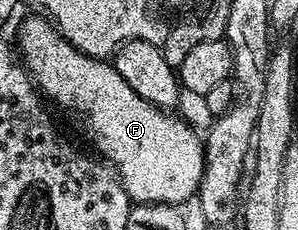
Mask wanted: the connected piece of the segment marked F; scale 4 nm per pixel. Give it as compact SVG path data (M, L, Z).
M30 17L34 18L23 20L16 41L22 65L51 103L71 110L86 125L98 145L97 153L116 167L131 203L163 202L178 206L190 197L193 199L205 168L200 134L198 138L188 123L138 96L109 61L90 58L77 50L49 18Z

